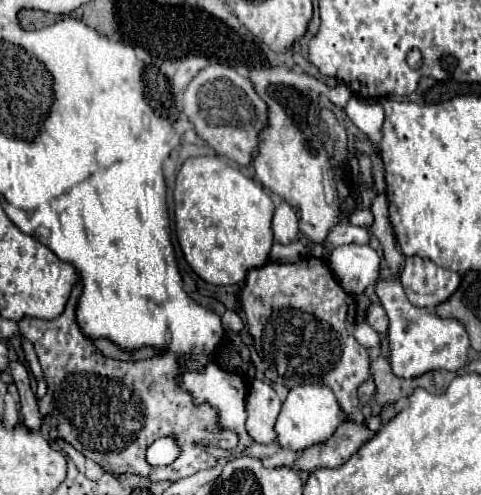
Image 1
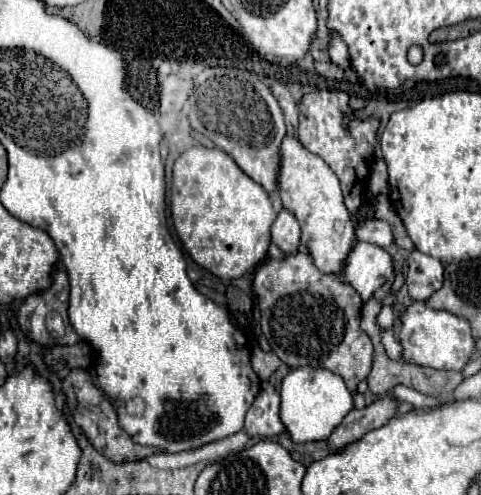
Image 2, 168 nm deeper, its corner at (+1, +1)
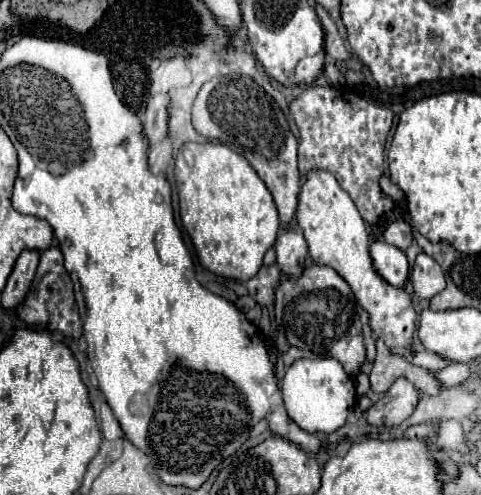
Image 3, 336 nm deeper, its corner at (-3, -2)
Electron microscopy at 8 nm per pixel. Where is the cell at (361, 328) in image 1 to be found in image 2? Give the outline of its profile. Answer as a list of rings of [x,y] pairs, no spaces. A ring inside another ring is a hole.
[[[383,330],[381,342],[383,342],[387,354],[389,354],[393,360],[401,360],[401,358],[403,358],[403,346],[401,346],[401,342],[399,342],[399,338],[395,336],[393,330]]]

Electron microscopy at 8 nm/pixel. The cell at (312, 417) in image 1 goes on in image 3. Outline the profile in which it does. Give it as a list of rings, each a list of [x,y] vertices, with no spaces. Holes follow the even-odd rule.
[[[297,359],[287,369],[281,391],[287,415],[307,433],[329,435],[341,429],[355,405],[355,381],[335,359]]]

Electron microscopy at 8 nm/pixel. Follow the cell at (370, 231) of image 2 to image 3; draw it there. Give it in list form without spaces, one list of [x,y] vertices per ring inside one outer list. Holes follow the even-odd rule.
[[[393,221],[387,225],[387,229],[383,231],[383,241],[389,245],[395,245],[397,249],[405,251],[413,237],[411,237],[411,225],[407,221]]]

